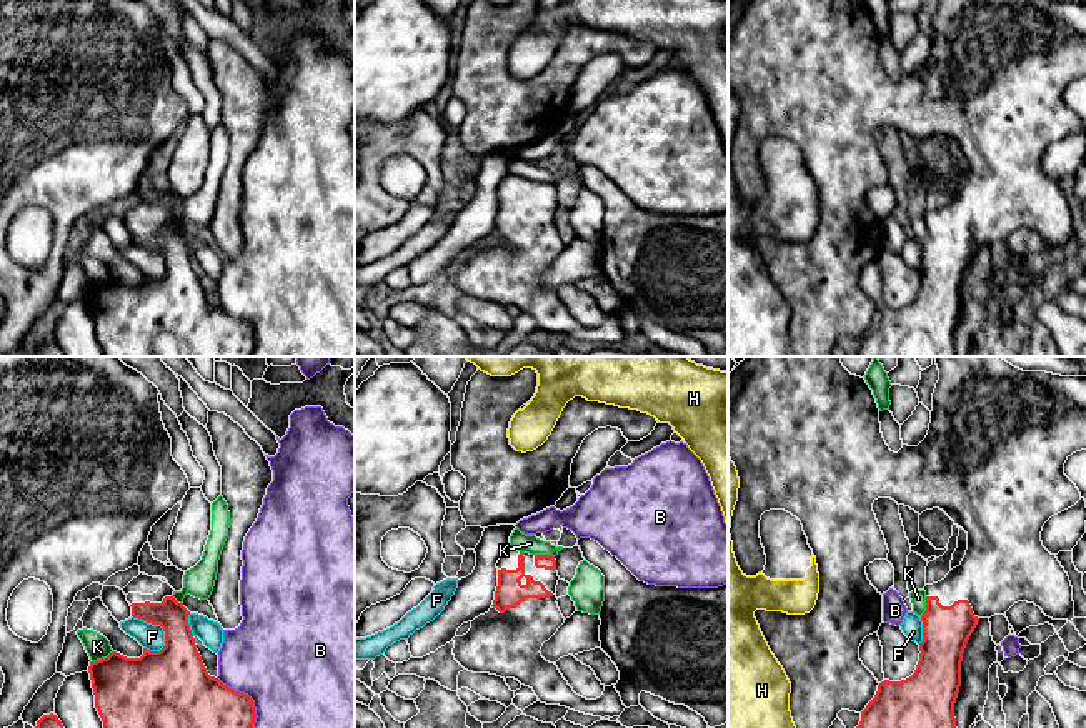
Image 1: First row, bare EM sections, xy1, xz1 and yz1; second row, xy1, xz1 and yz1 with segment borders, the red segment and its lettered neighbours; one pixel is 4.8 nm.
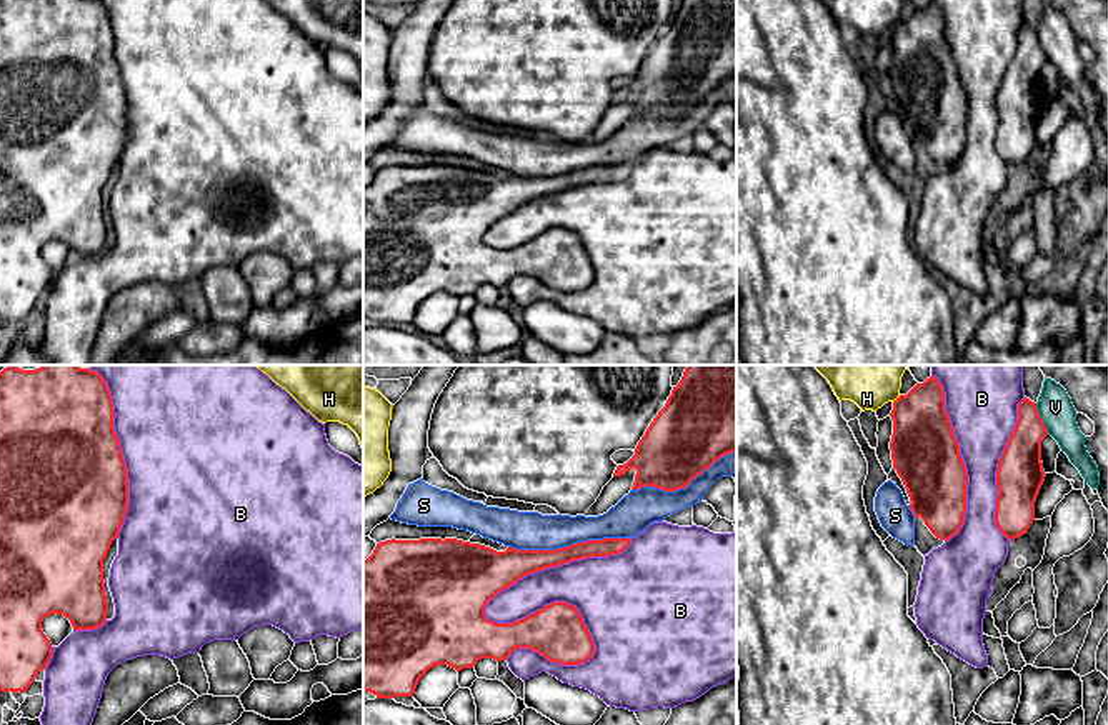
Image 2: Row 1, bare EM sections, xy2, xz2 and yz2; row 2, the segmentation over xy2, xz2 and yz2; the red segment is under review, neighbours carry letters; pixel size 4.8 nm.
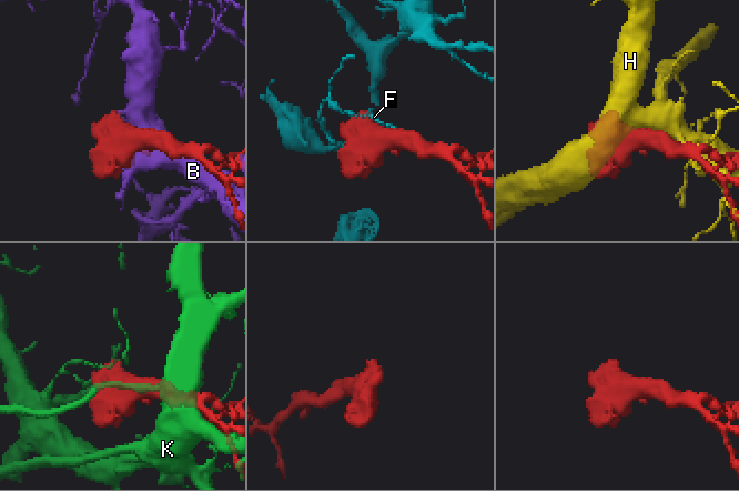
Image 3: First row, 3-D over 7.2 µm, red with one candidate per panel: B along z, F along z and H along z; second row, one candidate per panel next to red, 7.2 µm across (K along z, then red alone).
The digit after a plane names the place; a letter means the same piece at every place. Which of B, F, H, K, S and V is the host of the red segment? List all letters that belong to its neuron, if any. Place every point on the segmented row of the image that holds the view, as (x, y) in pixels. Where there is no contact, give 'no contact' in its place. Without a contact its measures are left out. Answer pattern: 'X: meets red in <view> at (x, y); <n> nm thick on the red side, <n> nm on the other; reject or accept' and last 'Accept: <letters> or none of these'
B: meets red in xz2 at (519, 620); 260 nm thick on the red side, 180 nm on the other; reject
F: meets red in xy1 at (159, 623); 260 nm thick on the red side, 130 nm on the other; reject
H: meets red in yz2 at (897, 399); 300 nm thick on the red side, 360 nm on the other; reject
K: meets red in xy1 at (102, 658); 340 nm thick on the red side, 120 nm on the other; reject
S: meets red in xz2 at (570, 545); 130 nm thick on the red side, 190 nm on the other; reject
V: meets red in yz2 at (1040, 419); 200 nm thick on the red side, 170 nm on the other; reject
Accept: none of these

